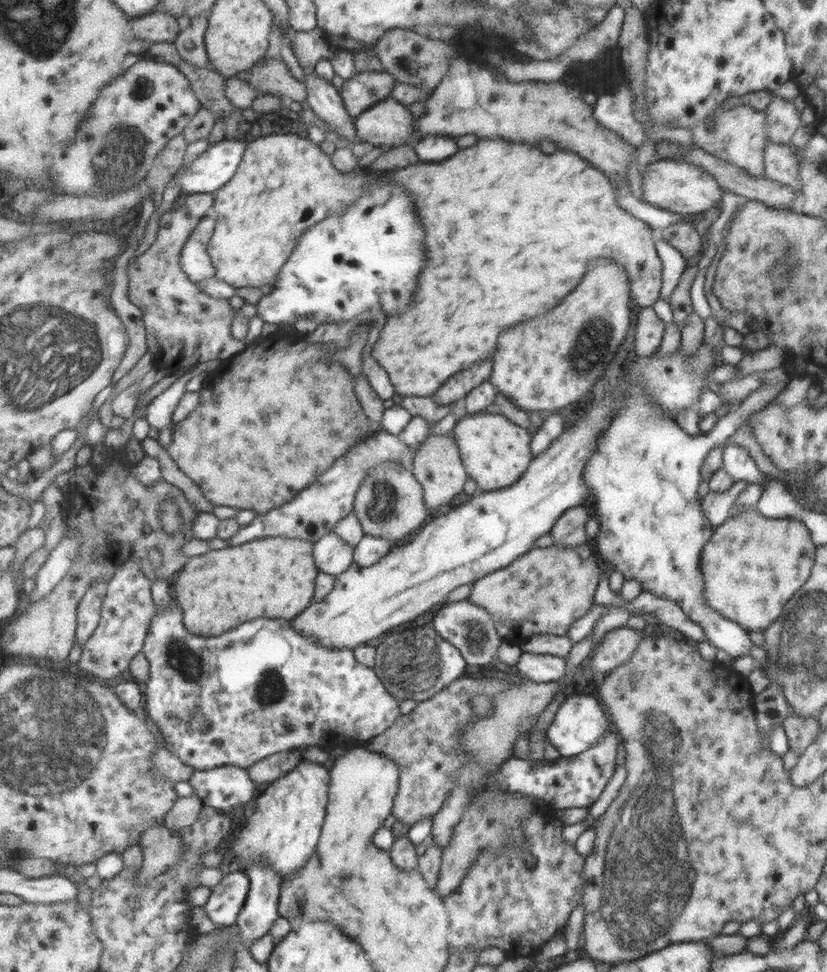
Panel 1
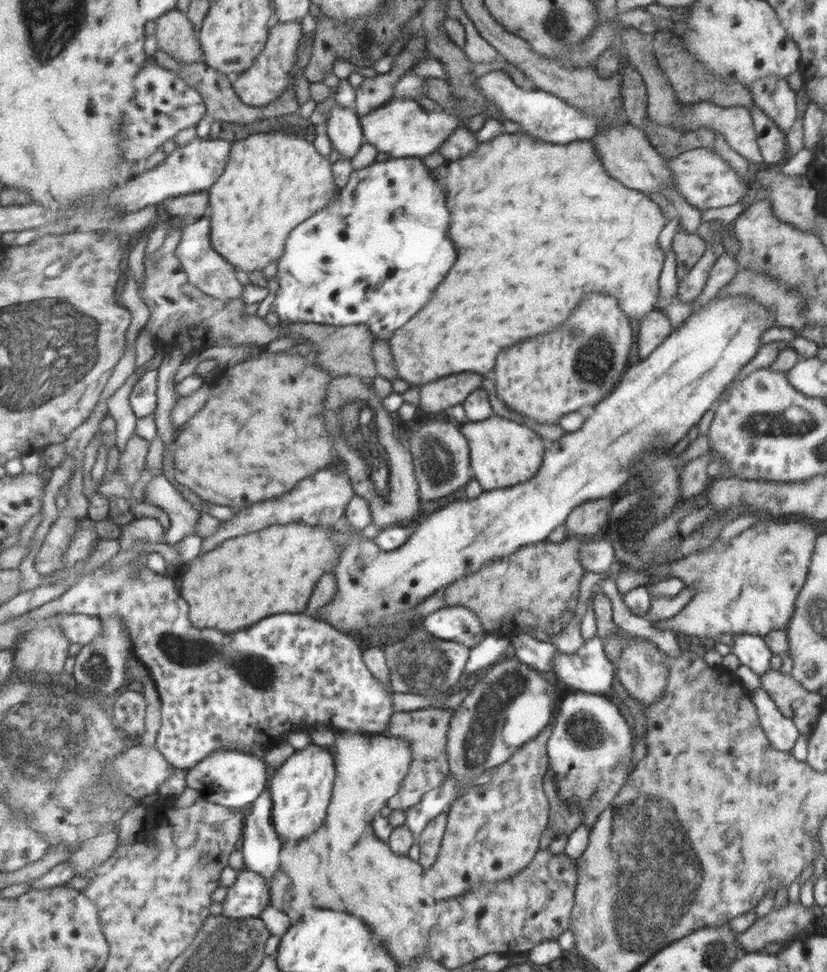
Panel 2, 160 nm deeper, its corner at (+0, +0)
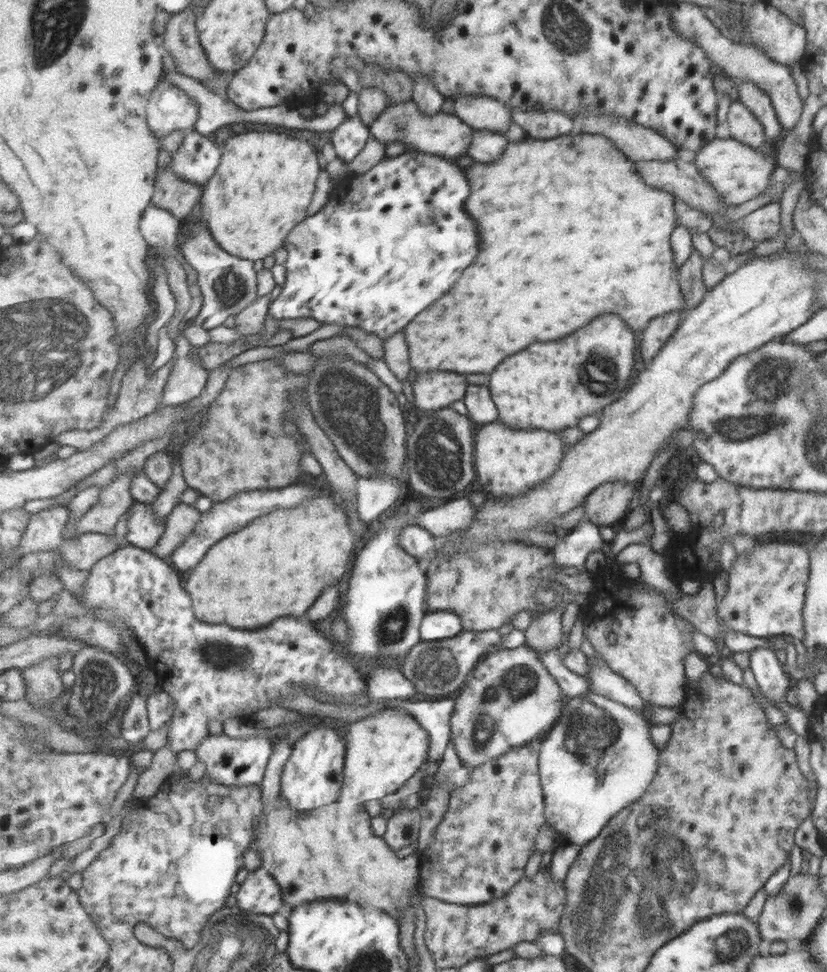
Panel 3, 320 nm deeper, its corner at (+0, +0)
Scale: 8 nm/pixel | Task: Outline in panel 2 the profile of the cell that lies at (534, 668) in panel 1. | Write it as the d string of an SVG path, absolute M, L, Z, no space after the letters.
M596 635L585 641L576 654L558 652L554 662L554 679L564 686L591 694L608 696L613 691L616 665L603 650L604 642Z

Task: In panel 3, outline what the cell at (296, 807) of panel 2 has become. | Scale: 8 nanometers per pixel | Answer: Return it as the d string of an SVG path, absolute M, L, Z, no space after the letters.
M316 726L307 732L293 746L281 778L283 796L293 806L293 810L309 812L319 806L327 806L339 800L346 778L347 741L335 726Z

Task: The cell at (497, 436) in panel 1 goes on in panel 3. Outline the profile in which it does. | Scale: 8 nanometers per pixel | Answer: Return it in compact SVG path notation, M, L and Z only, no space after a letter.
M497 422L482 426L476 434L475 464L479 480L497 498L527 495L558 472L568 445L559 434L548 430L511 430Z

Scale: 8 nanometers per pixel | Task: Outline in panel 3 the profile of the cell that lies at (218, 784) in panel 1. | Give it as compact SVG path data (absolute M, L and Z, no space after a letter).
M258 725L258 729L260 729L258 735L250 735L247 738L229 738L224 733L210 734L209 737L205 737L195 750L195 757L205 764L205 778L211 778L211 782L217 782L223 786L229 786L229 788L261 785L274 751L275 741L265 736L265 728L261 725Z

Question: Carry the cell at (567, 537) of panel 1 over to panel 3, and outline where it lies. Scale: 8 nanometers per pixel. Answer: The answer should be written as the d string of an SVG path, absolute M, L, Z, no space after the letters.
M606 482L586 499L583 520L599 527L612 527L618 519L624 517L625 510L636 495L633 483Z

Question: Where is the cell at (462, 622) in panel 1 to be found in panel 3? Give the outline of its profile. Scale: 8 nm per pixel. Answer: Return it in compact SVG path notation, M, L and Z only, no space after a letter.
M441 610L427 612L420 631L422 641L441 641L454 638L465 631L461 617L453 611Z

